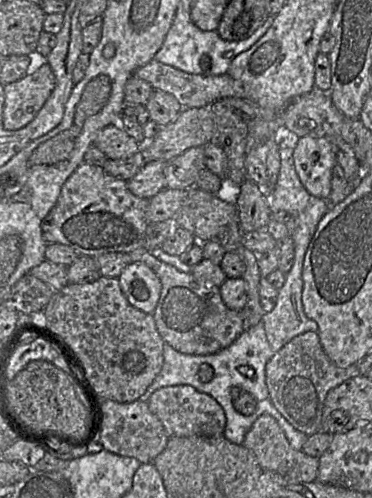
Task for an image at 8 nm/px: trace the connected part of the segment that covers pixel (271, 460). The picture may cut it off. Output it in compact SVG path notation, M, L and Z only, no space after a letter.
M268 414L260 415L246 433L242 443L255 457L258 464L290 481L314 482L317 479L319 458L294 449L288 442L277 421Z

